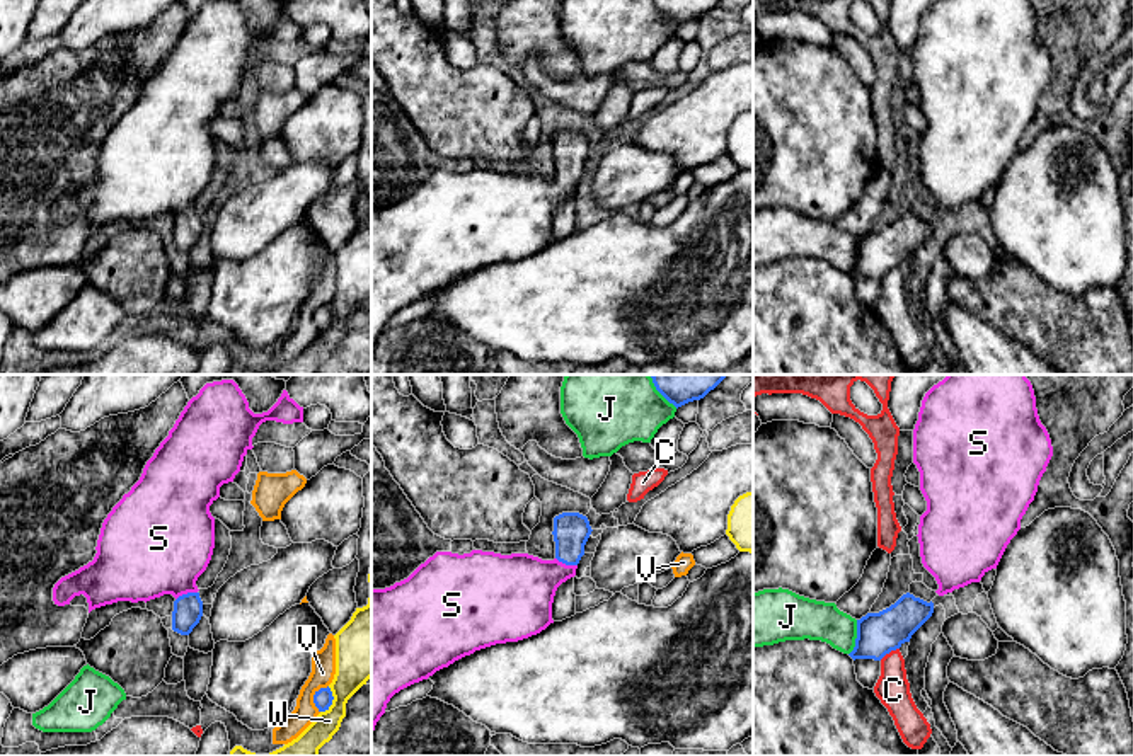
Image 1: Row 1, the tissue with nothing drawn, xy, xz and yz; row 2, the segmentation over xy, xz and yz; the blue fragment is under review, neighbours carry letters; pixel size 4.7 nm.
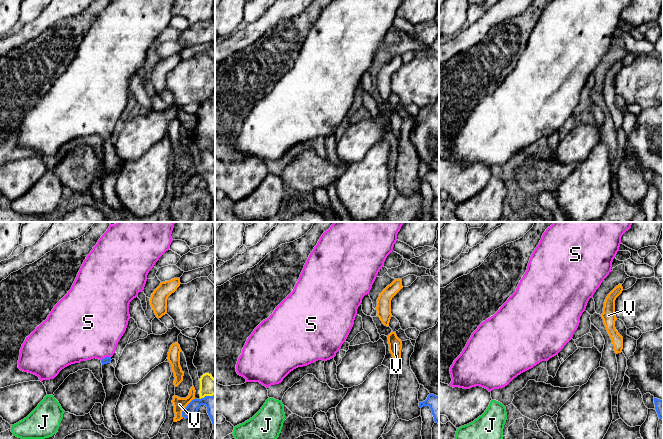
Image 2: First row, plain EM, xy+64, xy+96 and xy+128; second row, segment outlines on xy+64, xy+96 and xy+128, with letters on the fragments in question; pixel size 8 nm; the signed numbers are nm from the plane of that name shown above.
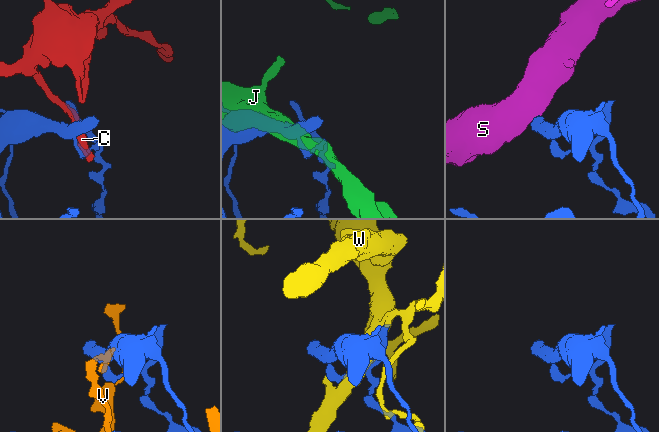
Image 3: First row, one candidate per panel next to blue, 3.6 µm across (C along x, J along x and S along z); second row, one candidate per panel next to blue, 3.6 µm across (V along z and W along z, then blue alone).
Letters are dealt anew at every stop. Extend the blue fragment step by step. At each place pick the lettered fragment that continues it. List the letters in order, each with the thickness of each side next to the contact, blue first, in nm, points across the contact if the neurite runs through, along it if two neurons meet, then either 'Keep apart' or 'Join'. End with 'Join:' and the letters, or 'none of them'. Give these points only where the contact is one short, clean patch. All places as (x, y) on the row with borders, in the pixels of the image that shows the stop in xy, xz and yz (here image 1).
C: Thickness 200 nm (blue) against 160 nm. Keep apart
J: Thickness 200 nm (blue) against 190 nm. Keep apart
S: Thickness 140 nm (blue) against 440 nm. Path across: xy (188, 608), (188, 593), (162, 547). Join
V: Thickness 90 nm (blue) against 110 nm. Keep apart
W: Thickness 90 nm (blue) against 240 nm. Keep apart
Join: S

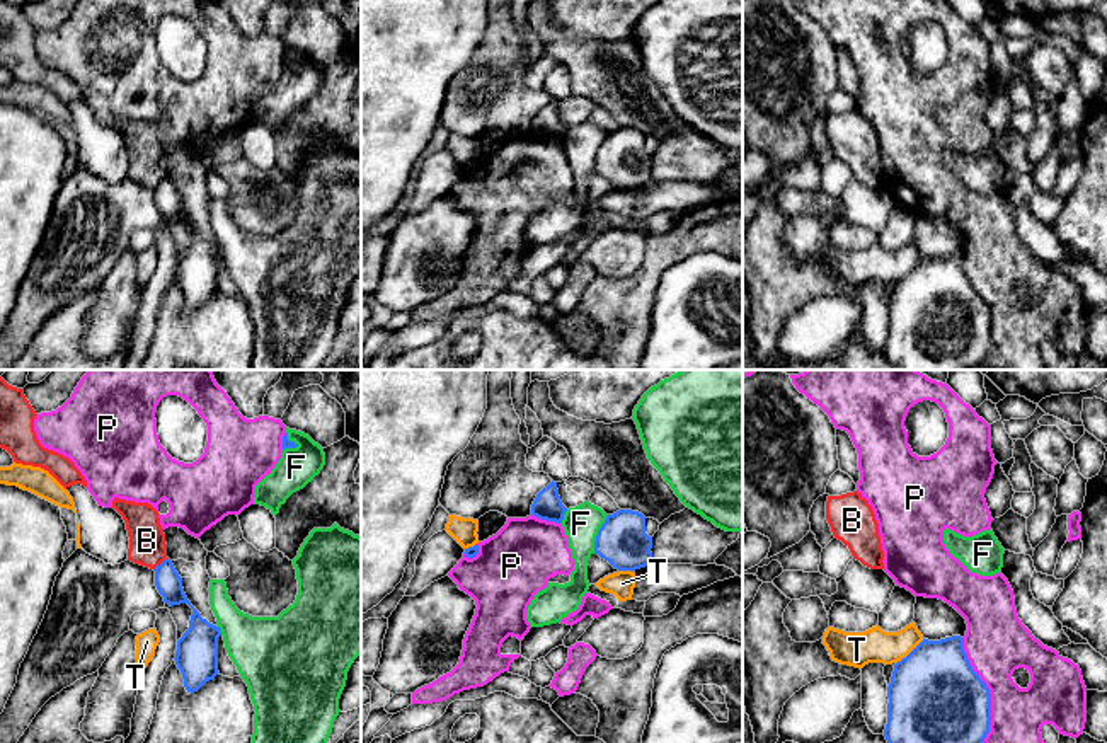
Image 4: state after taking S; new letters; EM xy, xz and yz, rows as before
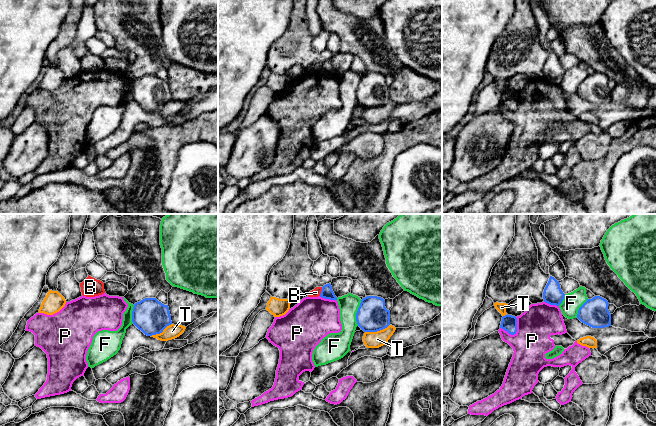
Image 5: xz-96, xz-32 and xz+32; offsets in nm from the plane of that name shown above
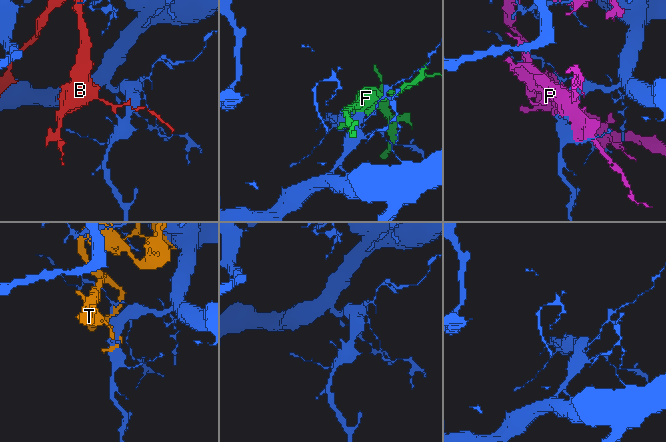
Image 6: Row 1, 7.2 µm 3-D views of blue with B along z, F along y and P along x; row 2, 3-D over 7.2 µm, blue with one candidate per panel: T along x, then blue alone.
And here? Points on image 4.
B: Thickness 120 nm (blue) against 180 nm. Keep apart
F: Thickness 240 nm (blue) against 170 nm. Keep apart
P: Thickness 440 nm (blue) against 300 nm. Keep apart
T: Thickness 440 nm (blue) against 160 nm. Keep apart
Join: none of them

